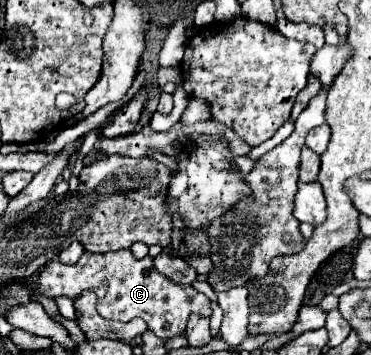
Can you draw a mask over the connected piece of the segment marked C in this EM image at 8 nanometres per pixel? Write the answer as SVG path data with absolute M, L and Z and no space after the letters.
M129 250L125 252L107 252L107 254L91 254L85 252L75 266L61 264L59 260L51 260L39 274L37 288L39 294L47 298L67 296L73 302L83 294L101 288L107 284L107 292L97 300L97 312L107 320L129 322L133 318L143 318L149 330L159 338L181 336L187 328L187 320L191 314L199 314L203 318L211 316L211 306L205 294L197 292L193 286L175 284L167 276L159 274L154 268L153 258L149 255L135 260Z

